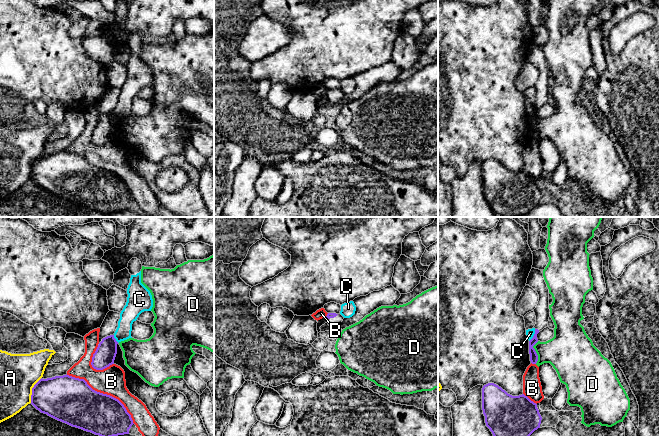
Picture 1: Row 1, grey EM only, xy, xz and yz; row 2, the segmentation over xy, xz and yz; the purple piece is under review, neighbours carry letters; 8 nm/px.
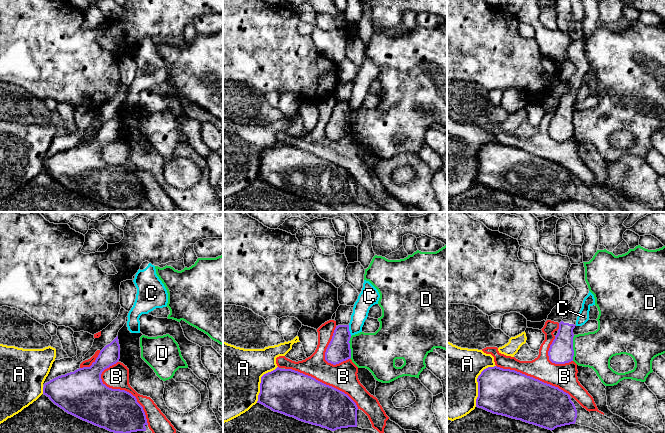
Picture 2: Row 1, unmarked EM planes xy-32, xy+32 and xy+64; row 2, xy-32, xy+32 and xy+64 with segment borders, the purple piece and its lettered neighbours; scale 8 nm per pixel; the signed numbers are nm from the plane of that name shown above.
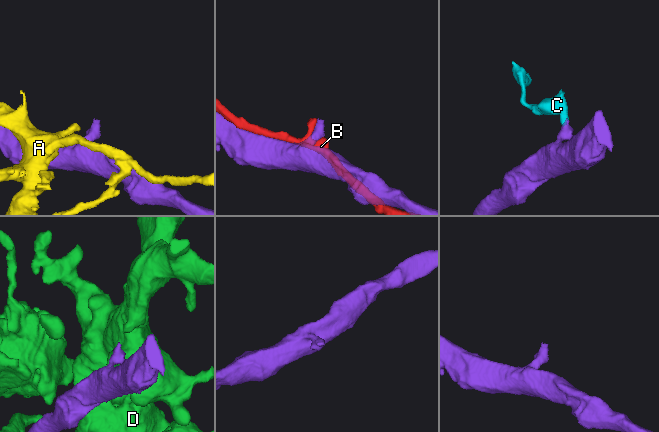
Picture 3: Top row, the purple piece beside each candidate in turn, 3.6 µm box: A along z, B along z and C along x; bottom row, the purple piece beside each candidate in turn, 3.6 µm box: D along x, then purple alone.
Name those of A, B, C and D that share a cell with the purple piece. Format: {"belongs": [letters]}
{"belongs": []}

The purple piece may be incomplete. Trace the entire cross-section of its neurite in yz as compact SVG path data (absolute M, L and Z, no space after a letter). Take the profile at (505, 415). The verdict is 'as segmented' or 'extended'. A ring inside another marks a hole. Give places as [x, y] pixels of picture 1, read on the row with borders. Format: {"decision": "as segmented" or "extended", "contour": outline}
{"decision": "as segmented", "contour": "M494 383L482 388L482 410L493 436L530 436L542 420L537 404L527 396L512 396Z"}

